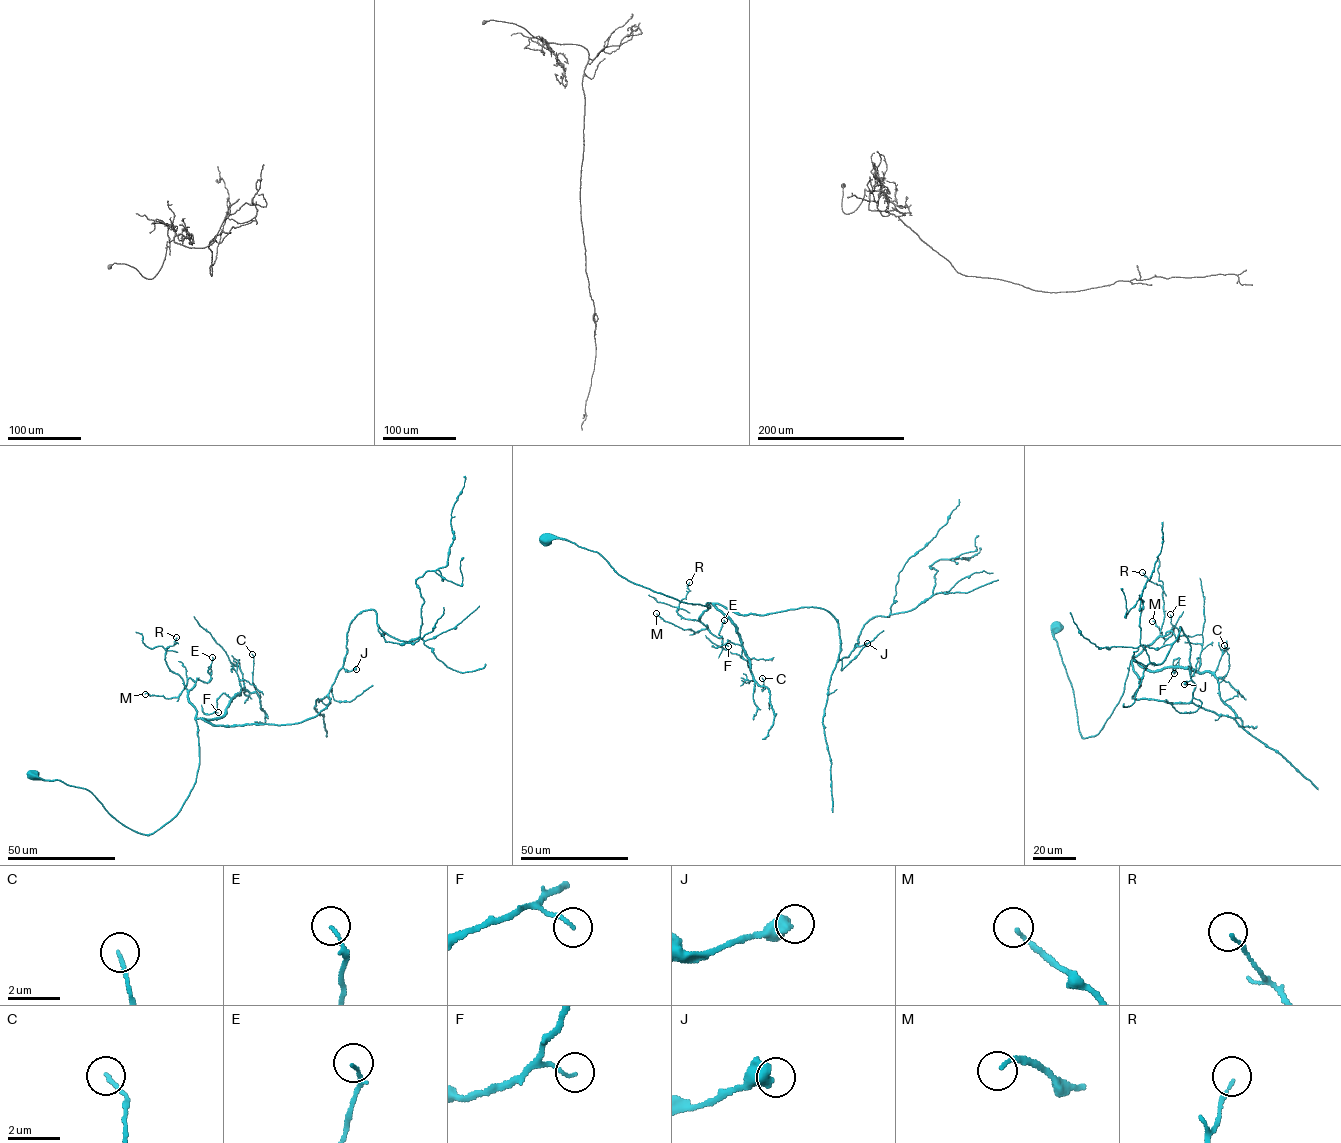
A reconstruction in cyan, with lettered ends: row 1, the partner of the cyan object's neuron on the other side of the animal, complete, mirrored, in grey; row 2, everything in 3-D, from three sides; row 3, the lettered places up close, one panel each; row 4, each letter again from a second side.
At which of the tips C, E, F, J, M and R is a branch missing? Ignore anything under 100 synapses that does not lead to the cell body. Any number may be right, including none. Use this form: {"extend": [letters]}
{"extend": []}

